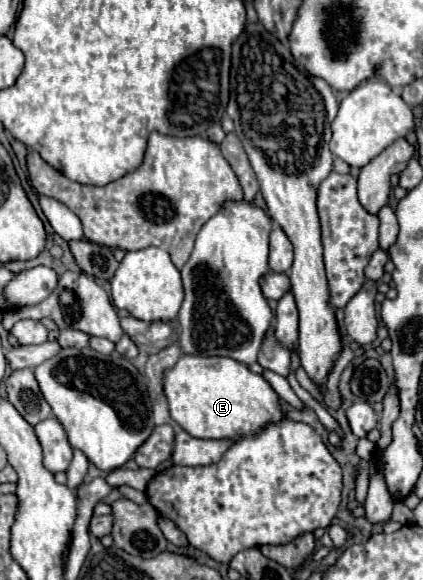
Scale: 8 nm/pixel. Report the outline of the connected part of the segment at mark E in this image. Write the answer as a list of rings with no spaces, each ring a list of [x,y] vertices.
[[[181,355],[177,365],[165,373],[165,397],[169,403],[171,417],[191,435],[199,439],[239,439],[247,435],[257,435],[265,427],[279,423],[285,419],[285,411],[281,409],[279,395],[265,381],[263,375],[253,373],[247,365],[231,359],[231,357],[197,357],[197,355]]]

